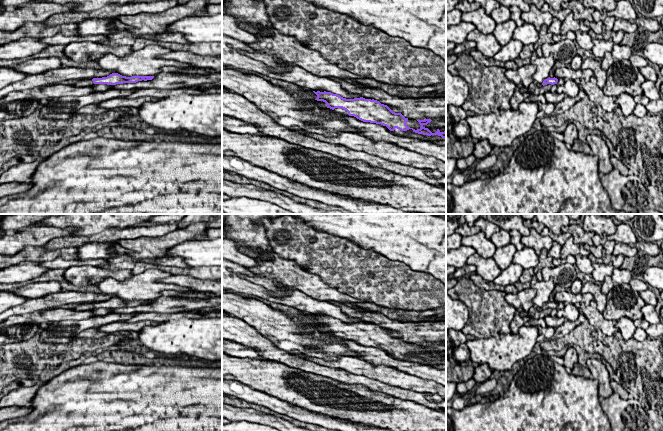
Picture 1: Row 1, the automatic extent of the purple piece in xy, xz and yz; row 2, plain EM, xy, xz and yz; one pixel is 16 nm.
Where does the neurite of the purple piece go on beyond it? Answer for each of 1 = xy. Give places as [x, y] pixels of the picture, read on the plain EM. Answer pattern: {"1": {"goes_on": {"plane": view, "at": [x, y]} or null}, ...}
{"1": {"goes_on": null}}

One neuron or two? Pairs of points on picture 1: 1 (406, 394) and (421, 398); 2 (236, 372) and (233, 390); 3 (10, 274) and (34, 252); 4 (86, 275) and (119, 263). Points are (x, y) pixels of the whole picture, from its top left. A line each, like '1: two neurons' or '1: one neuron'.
1: one neuron
2: two neurons
3: two neurons
4: two neurons

